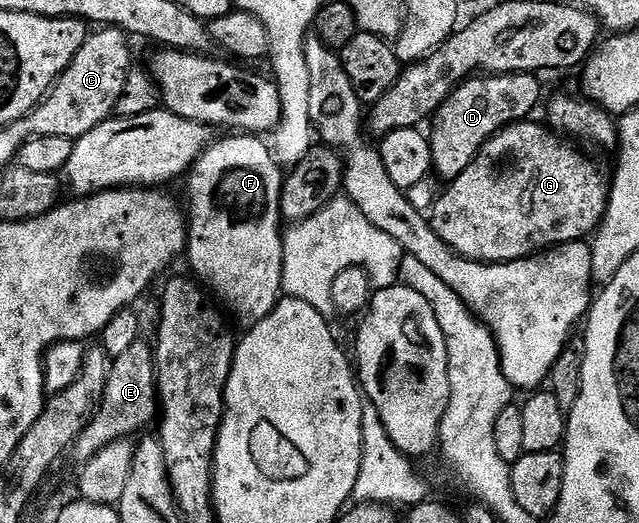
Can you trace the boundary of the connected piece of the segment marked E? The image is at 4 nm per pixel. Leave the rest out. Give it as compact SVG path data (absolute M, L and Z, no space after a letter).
M141 338L134 342L134 346L130 346L122 354L118 354L111 361L108 377L106 378L106 390L102 394L100 403L88 425L82 430L82 434L76 440L74 445L74 453L80 459L80 462L87 462L90 458L94 458L94 454L98 454L98 450L102 450L102 446L110 446L110 442L116 442L125 438L135 437L135 432L139 428L144 428L148 423L155 421L158 416L158 385L156 383L156 353L153 345L146 342L147 339Z

